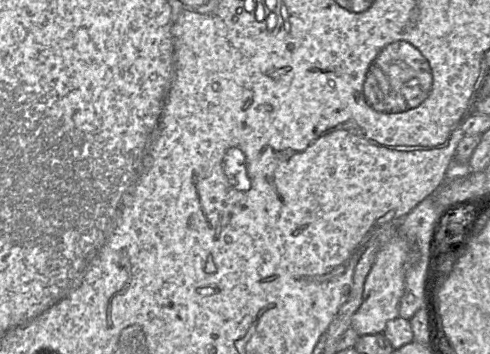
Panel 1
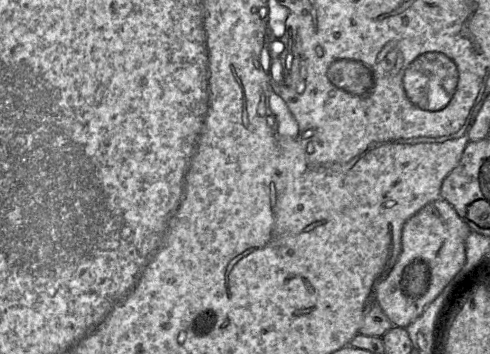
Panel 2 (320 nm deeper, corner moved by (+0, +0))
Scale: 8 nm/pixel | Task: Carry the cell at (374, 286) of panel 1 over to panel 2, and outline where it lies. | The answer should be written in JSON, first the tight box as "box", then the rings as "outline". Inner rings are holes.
{"box":[376,198,471,326],"outline":[[[441,198],[427,204],[405,222],[399,258],[376,289],[376,302],[394,326],[410,325],[463,268],[465,241],[470,233],[471,229],[453,206]]]}

